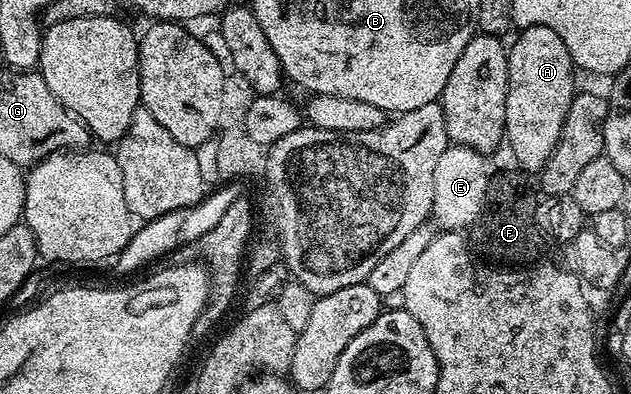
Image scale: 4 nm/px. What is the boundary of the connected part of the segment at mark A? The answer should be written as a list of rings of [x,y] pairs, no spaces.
[[[552,28],[523,29],[508,48],[508,93],[506,94],[506,142],[513,146],[519,167],[536,174],[544,168],[562,134],[566,110],[578,91],[577,73],[566,42]]]

